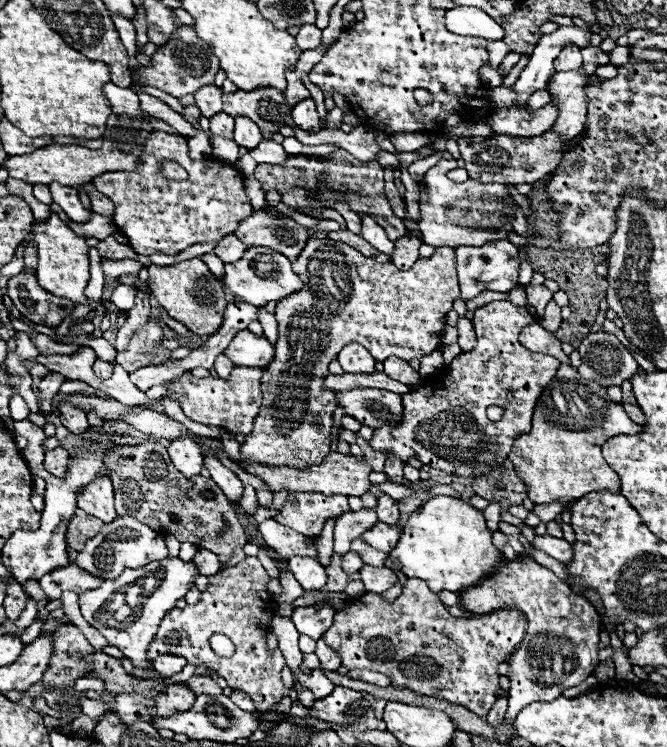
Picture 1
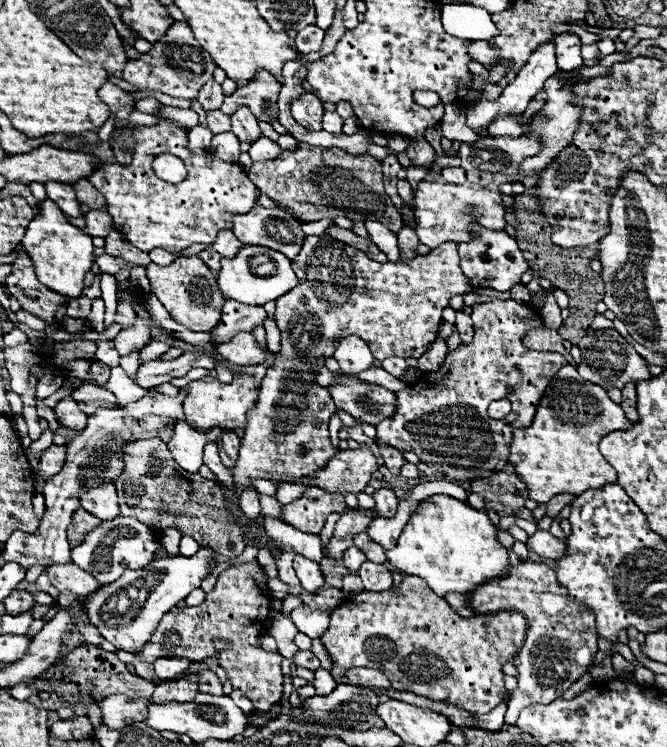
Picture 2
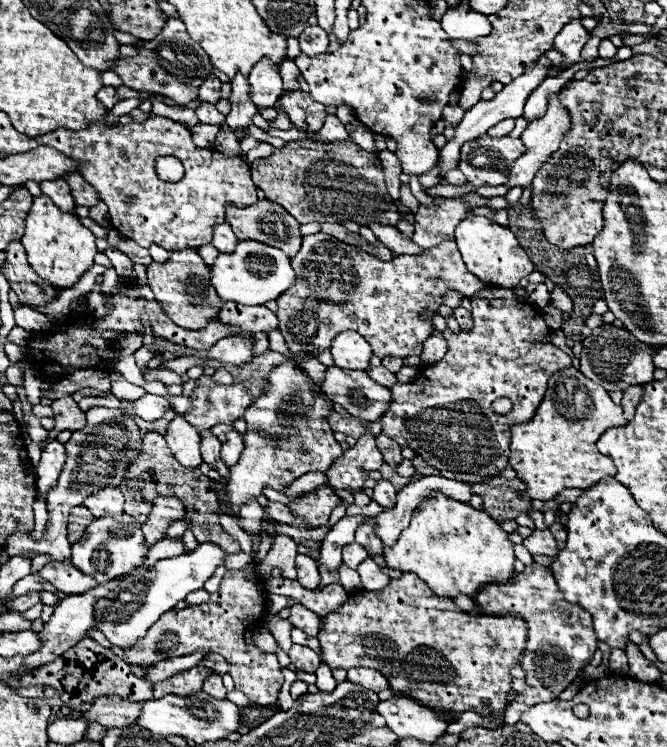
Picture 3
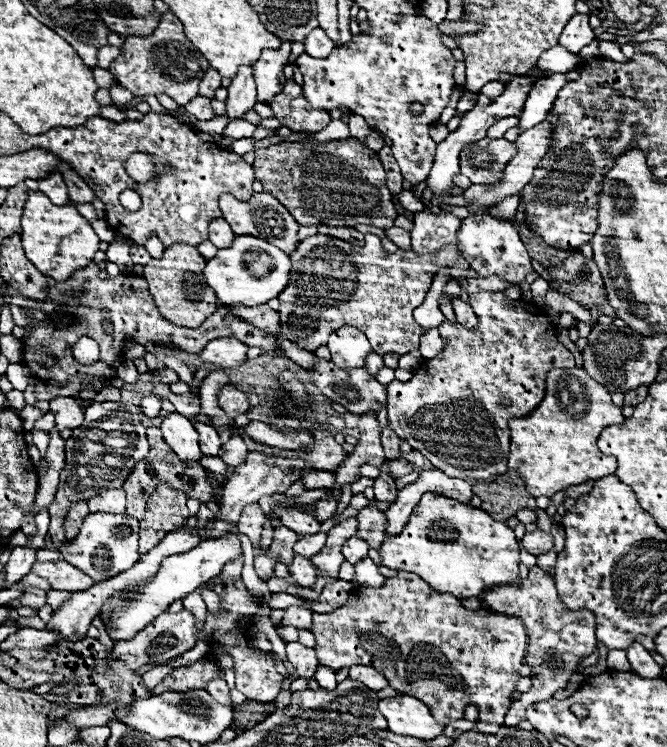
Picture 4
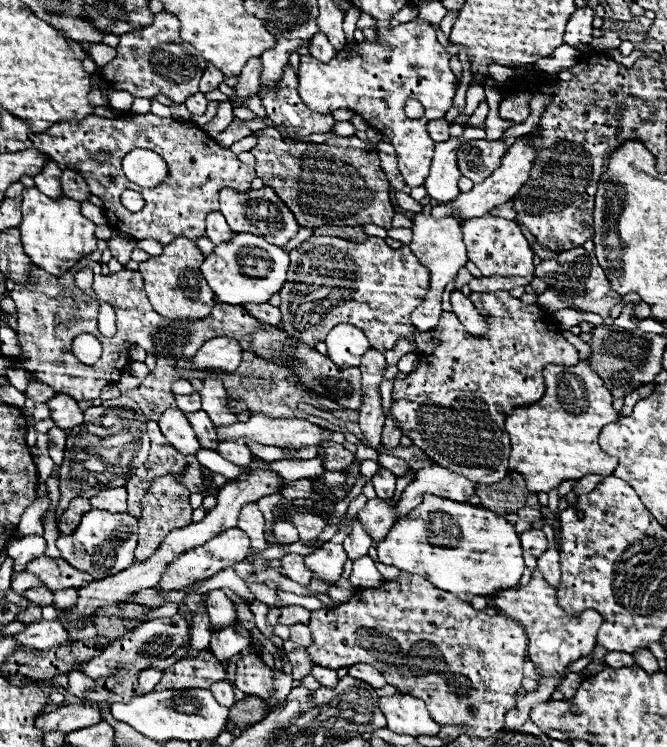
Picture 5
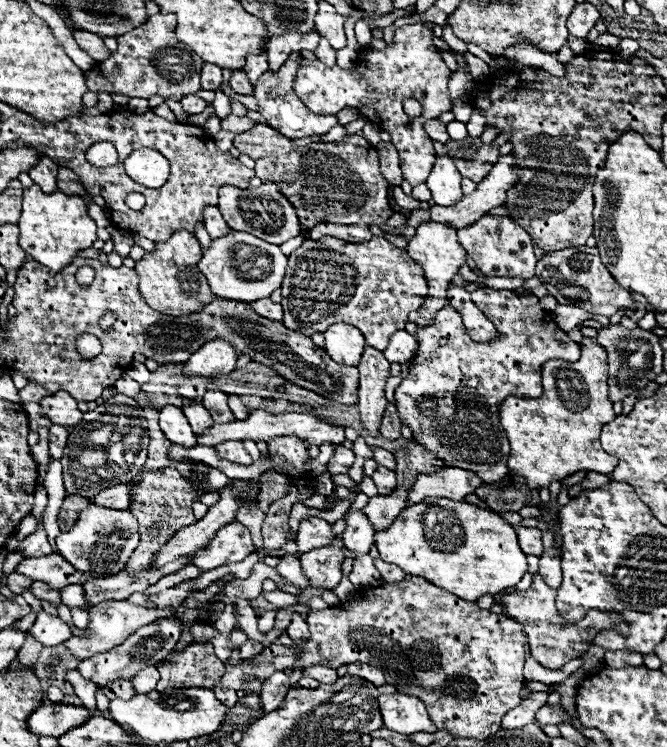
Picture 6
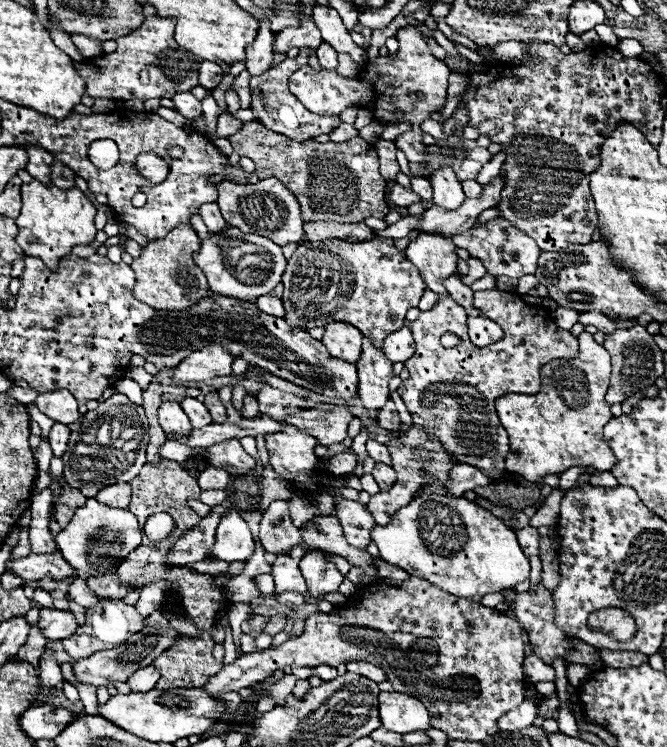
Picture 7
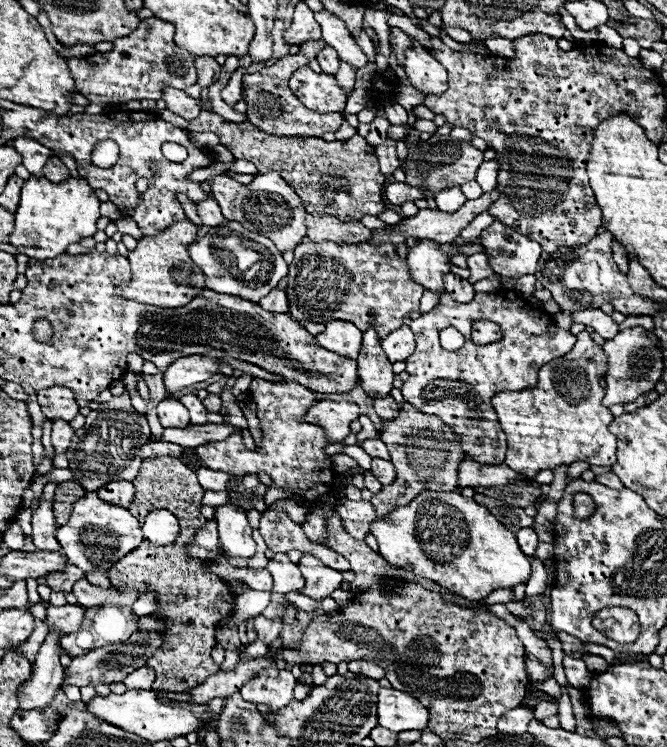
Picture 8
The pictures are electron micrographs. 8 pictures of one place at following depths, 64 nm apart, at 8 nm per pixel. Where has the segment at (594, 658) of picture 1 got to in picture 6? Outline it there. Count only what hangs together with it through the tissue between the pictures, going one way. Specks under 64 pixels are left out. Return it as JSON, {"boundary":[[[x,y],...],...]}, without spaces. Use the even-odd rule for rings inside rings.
{"boundary":[[[534,574],[532,586],[528,590],[524,590],[524,592],[514,590],[514,592],[500,596],[500,604],[504,606],[506,616],[518,620],[524,626],[532,658],[548,670],[560,670],[566,662],[580,658],[588,650],[588,646],[592,646],[592,638],[602,628],[616,626],[622,632],[628,632],[628,626],[620,620],[618,614],[608,614],[608,612],[600,612],[600,610],[590,610],[584,616],[584,620],[580,620],[578,624],[566,622],[556,610],[556,590],[546,586],[546,582],[542,580],[540,574]],[[544,690],[544,692],[534,692],[534,694],[528,694],[522,698],[520,706],[516,706],[514,710],[508,710],[502,718],[502,728],[506,730],[516,730],[516,728],[524,728],[524,724],[530,724],[534,722],[534,714],[536,714],[536,708],[544,706],[546,704],[546,698],[548,698],[550,690]]]}

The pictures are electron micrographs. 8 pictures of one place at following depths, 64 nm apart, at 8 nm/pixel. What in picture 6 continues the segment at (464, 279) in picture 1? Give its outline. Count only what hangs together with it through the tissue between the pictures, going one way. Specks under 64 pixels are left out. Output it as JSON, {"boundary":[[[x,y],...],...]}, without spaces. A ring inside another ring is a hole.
{"boundary":[[[487,214],[467,228],[458,230],[457,236],[484,276],[534,276],[534,246],[530,242],[528,232],[520,228],[512,218]]]}

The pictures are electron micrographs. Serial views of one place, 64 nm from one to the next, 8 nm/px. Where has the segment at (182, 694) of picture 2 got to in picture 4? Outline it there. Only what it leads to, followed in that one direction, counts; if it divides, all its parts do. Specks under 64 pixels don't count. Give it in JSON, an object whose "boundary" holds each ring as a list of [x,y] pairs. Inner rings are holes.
{"boundary":[[[208,658],[198,660],[196,664],[190,664],[188,668],[176,668],[170,676],[166,676],[152,692],[154,696],[160,696],[162,692],[188,692],[188,690],[202,690],[206,684],[220,676],[220,670],[216,664],[212,664]]]}

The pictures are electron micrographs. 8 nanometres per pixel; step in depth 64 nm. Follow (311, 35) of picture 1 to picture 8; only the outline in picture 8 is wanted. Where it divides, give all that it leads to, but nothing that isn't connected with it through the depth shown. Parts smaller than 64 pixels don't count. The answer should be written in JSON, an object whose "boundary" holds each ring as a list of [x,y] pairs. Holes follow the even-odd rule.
{"boundary":[[[324,46],[324,48],[318,52],[316,60],[320,62],[322,70],[328,72],[328,74],[336,74],[336,70],[338,70],[338,66],[340,66],[340,58],[338,58],[336,50],[330,48],[330,46]]]}

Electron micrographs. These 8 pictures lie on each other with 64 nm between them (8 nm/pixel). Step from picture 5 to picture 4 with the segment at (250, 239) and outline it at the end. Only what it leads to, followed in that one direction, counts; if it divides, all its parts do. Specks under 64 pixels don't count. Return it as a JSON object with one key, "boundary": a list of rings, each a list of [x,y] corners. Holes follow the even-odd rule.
{"boundary":[[[236,236],[232,248],[218,250],[218,254],[206,262],[204,276],[214,288],[220,304],[244,304],[258,306],[266,304],[288,286],[290,282],[290,258],[274,244],[266,240],[256,240],[256,236]],[[270,258],[274,260],[270,266]]]}

